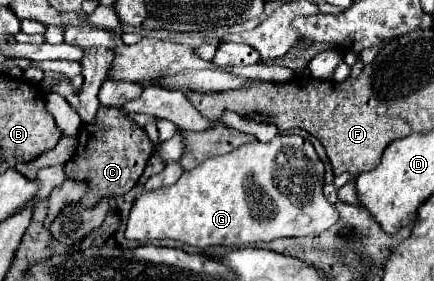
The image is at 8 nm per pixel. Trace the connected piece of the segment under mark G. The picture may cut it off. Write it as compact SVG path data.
M275 135L273 141L245 143L239 149L211 157L203 165L185 171L181 179L165 189L145 191L131 207L125 237L135 241L147 239L175 239L193 247L207 245L235 245L247 247L279 237L315 235L339 219L337 209L323 197L323 163L313 145L299 135Z

